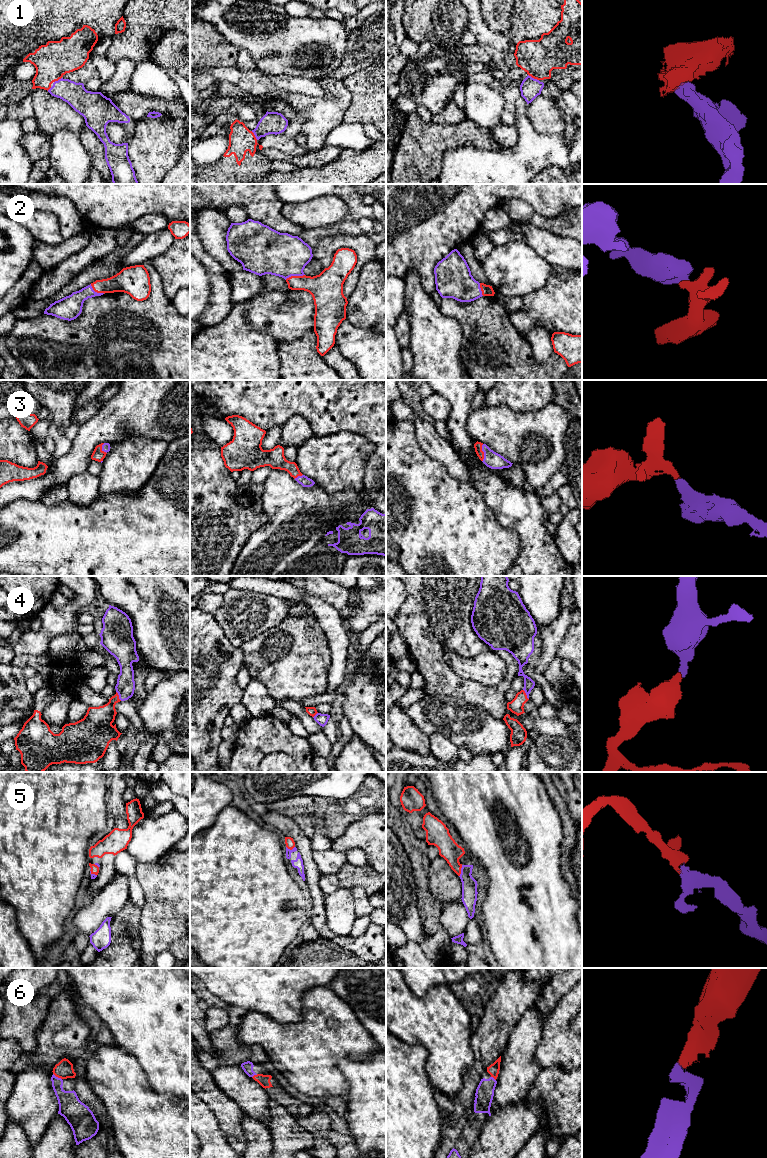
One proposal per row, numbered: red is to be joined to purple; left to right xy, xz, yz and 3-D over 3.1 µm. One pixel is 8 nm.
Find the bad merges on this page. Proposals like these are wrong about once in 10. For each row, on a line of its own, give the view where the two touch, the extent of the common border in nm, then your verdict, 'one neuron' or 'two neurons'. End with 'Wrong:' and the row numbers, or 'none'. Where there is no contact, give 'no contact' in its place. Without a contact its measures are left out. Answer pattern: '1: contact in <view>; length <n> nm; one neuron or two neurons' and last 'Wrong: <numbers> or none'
1: contact in yz; length 100 nm; one neuron
2: contact in xz; length 170 nm; one neuron
3: contact in yz; length 140 nm; one neuron
4: contact in yz; length 100 nm; one neuron
5: contact in yz; length 100 nm; one neuron
6: contact in xy; length 90 nm; one neuron
Wrong: none

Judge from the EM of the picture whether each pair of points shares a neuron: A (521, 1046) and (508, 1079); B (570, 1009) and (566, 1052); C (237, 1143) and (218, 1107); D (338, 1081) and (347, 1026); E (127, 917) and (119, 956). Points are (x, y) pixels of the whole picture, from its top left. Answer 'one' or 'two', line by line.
A: one
B: one
C: one
D: one
E: one

